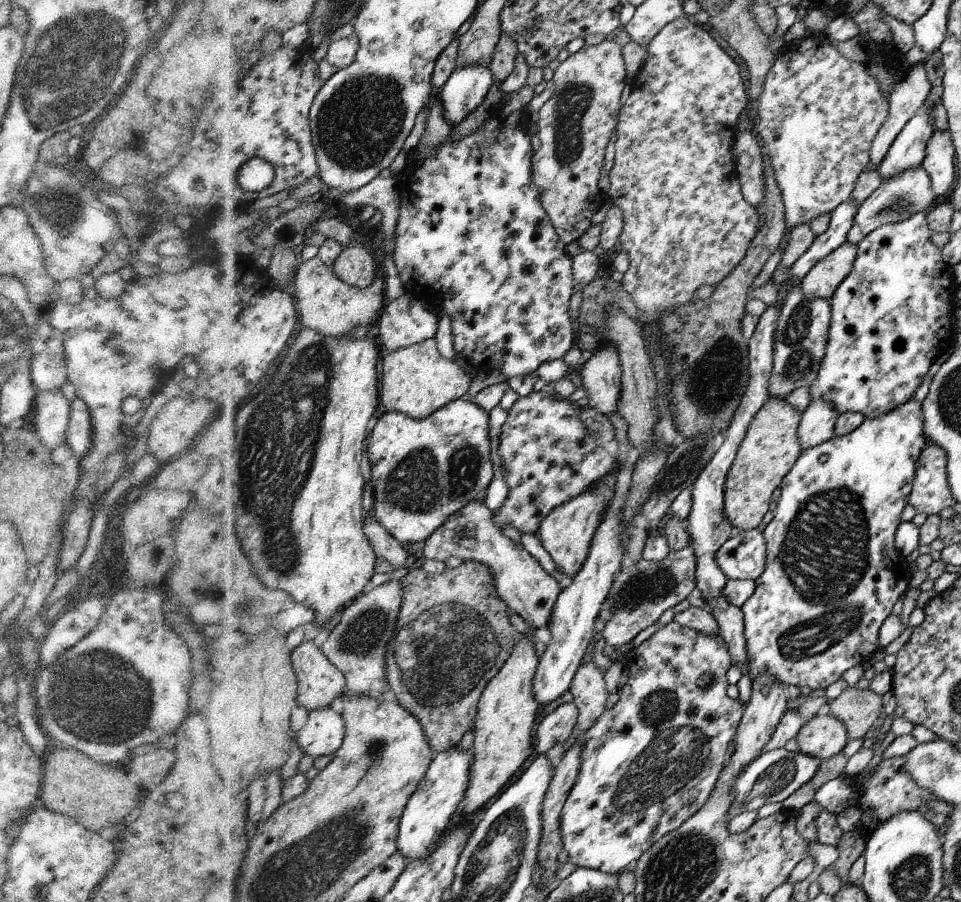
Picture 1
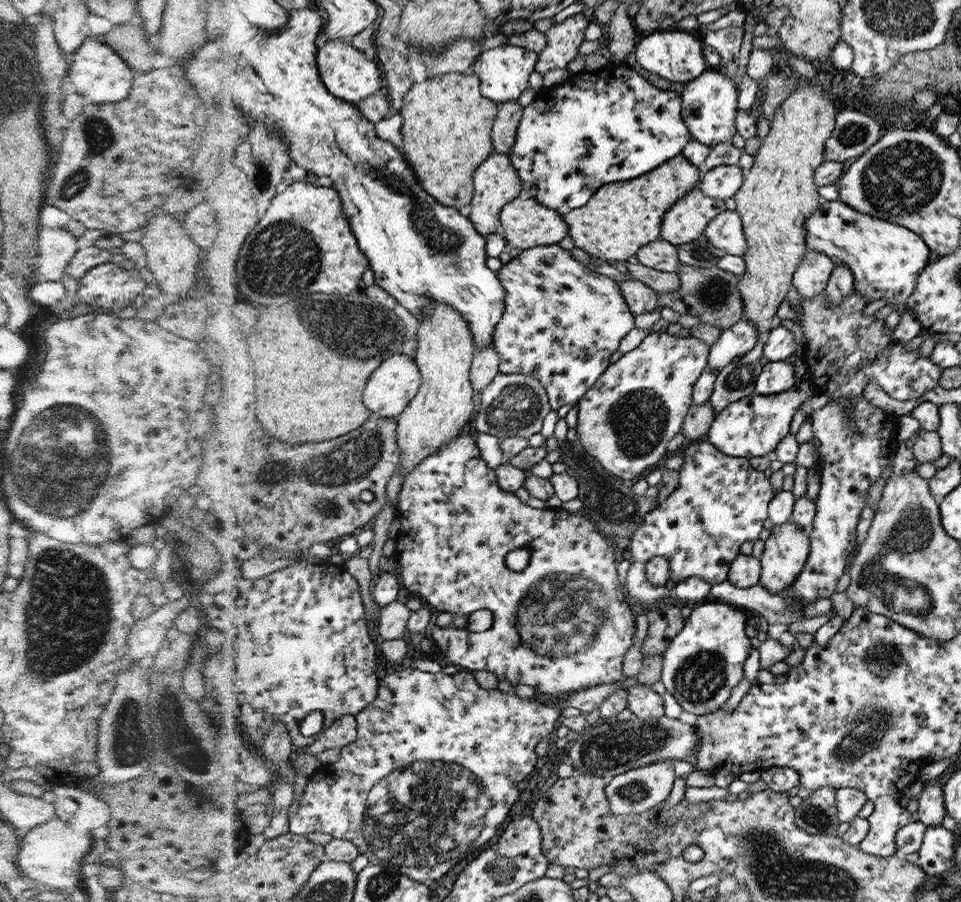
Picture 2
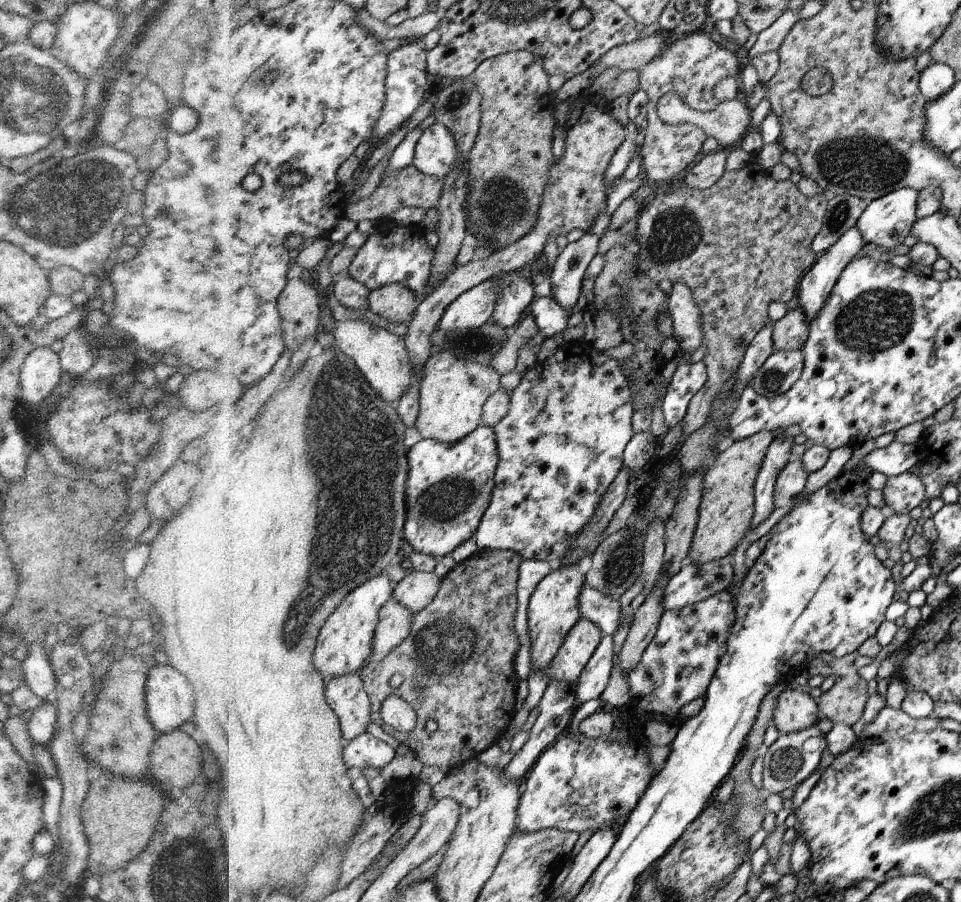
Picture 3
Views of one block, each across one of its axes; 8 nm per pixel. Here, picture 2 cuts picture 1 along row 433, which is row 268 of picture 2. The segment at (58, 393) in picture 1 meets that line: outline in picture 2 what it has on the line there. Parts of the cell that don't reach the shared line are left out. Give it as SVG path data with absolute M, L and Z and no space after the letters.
M39 228L37 280L56 281L77 251L77 238L62 228Z

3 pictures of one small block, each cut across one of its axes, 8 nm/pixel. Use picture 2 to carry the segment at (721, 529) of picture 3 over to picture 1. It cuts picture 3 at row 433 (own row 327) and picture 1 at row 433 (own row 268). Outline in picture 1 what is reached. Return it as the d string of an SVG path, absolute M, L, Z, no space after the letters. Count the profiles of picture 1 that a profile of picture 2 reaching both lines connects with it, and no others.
M774 397L769 398L750 421L723 488L724 512L735 531L751 531L760 526L770 508L772 492L782 484L782 479L803 451L799 438L796 438L800 422L800 412L786 399Z

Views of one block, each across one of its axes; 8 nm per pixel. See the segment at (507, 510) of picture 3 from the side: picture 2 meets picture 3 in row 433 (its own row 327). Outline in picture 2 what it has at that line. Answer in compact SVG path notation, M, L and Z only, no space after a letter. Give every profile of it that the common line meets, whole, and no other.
M558 244L540 245L534 248L523 250L518 256L512 257L509 262L504 263L499 270L500 280L504 280L504 288L508 288L508 312L504 312L504 320L500 319L500 328L496 329L496 346L500 356L498 372L504 374L523 374L536 377L547 389L547 395L552 403L552 410L558 410L564 404L574 404L583 398L595 383L602 378L604 371L610 367L612 354L619 350L620 343L626 338L634 326L635 314L631 312L626 298L623 296L622 286L618 281L608 278L603 274L594 272L572 257L570 251L560 247Z

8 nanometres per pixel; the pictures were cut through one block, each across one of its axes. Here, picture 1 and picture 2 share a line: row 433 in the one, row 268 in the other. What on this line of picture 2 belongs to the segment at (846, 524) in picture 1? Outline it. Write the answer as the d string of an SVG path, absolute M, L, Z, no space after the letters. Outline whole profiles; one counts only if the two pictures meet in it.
M824 201L820 204L821 208L812 214L812 220L808 220L808 248L816 251L822 251L834 261L834 264L844 263L852 269L854 273L854 289L860 291L866 297L868 302L883 298L887 303L894 303L895 310L901 314L907 309L906 298L910 298L918 286L919 276L924 267L928 266L930 260L930 247L926 241L911 229L903 225L896 225L879 217L869 216L867 213L860 213L851 208L851 205L838 201Z

